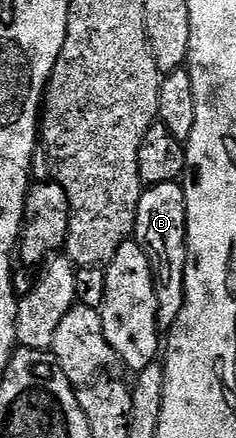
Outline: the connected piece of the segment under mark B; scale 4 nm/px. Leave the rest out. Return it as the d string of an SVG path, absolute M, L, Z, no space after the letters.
M178 182L147 187L137 206L135 241L148 255L154 272L154 291L157 298L157 326L161 333L169 333L179 318L186 293L184 272L186 271L187 212L185 187Z

